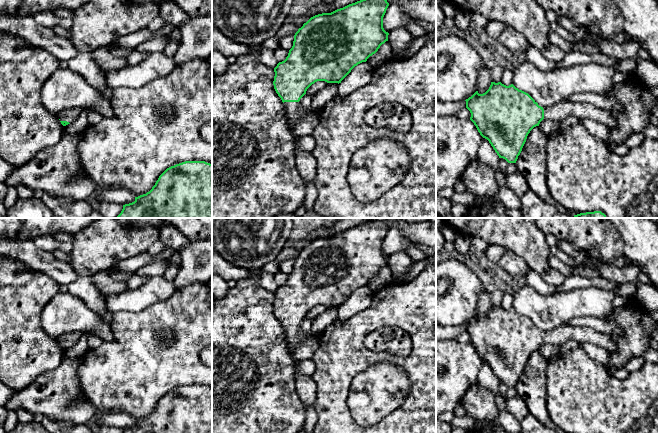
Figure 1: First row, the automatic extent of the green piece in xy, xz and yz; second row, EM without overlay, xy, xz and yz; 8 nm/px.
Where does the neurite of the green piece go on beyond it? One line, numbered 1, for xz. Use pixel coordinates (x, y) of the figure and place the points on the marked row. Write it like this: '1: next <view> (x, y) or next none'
1: next xz (293, 110)

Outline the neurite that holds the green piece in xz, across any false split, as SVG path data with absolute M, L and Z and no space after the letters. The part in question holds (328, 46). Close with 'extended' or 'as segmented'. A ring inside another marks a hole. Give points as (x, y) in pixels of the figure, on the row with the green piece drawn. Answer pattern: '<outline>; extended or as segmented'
M360 0L331 13L315 15L298 29L288 56L274 68L274 89L284 104L290 127L305 117L306 112L301 109L299 101L312 84L317 81L341 83L355 66L366 62L382 44L388 41L389 33L383 28L383 17L388 6L387 0Z; extended

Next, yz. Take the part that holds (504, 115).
M491 82L485 93L479 94L476 91L465 101L466 108L471 113L470 120L474 123L480 135L489 141L499 158L505 159L508 163L516 163L528 134L534 127L539 126L543 119L560 122L568 116L575 116L579 120L592 119L608 128L614 128L617 125L616 119L609 111L590 103L564 100L553 106L543 108L528 93L519 90L513 84L506 86L501 82Z; extended

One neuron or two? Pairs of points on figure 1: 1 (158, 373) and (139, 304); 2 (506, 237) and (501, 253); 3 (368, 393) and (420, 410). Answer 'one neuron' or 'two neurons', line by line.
1: two neurons
2: two neurons
3: two neurons

